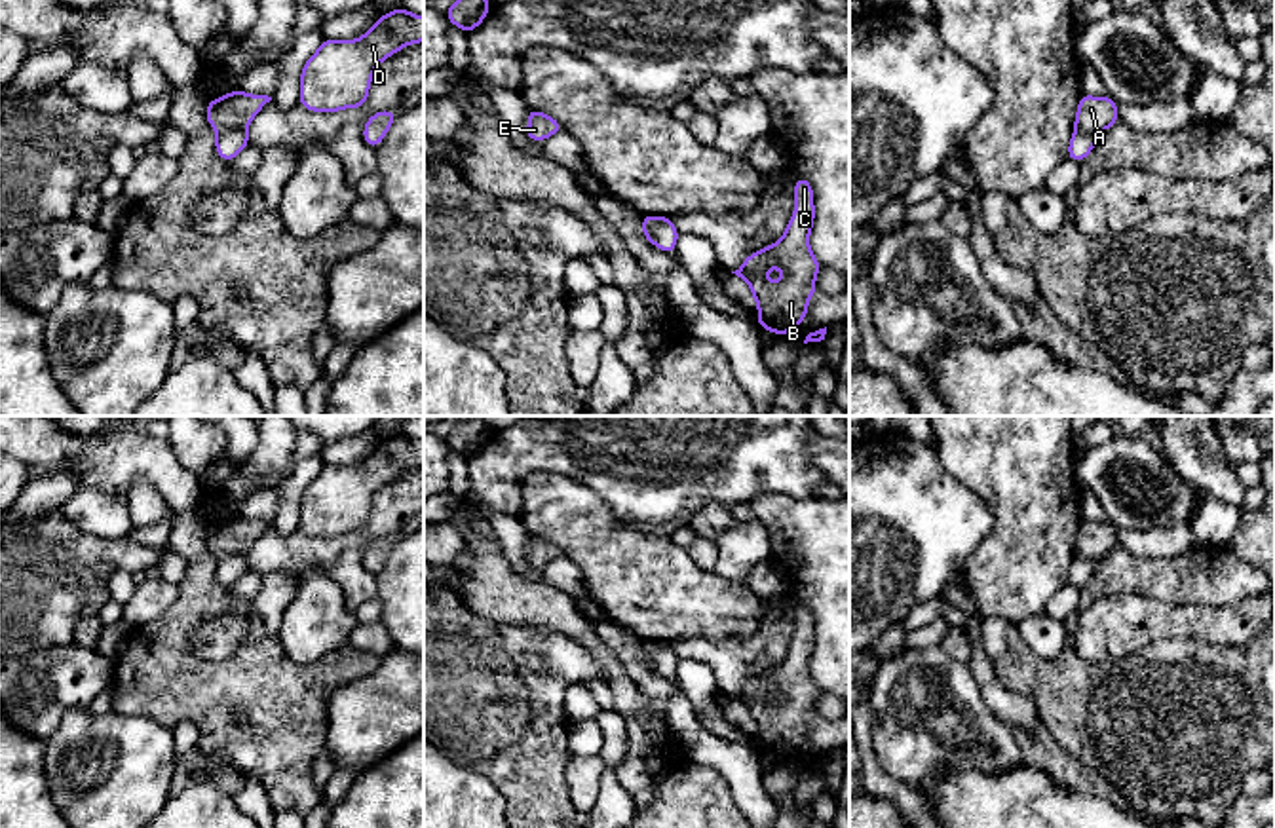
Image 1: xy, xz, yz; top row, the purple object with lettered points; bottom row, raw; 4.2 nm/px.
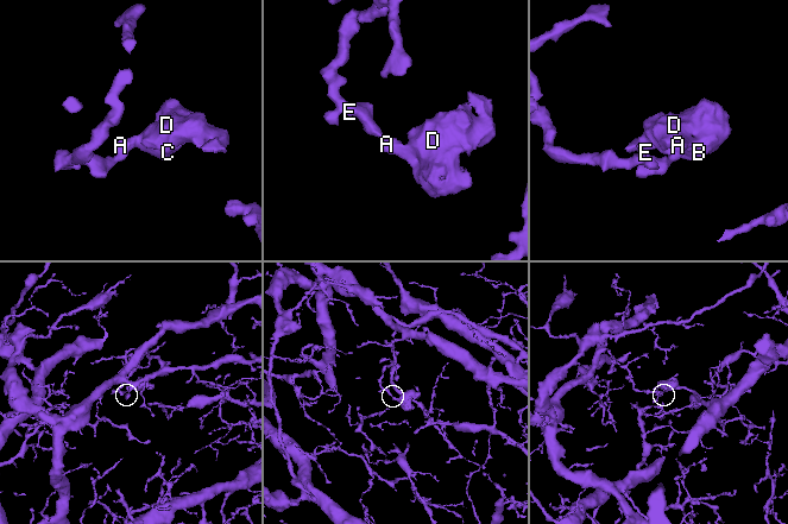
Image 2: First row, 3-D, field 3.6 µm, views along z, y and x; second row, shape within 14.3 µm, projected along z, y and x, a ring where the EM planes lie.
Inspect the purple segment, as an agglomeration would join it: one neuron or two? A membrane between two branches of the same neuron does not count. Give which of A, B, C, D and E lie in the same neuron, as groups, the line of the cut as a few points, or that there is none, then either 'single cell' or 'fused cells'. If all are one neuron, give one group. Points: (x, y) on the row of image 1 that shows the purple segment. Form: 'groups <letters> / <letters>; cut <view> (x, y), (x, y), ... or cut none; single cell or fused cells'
groups A B C D / E; cut xy (246, 128), (230, 128), (219, 133); fused cells

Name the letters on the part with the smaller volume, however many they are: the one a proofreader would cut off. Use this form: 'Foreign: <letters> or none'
Foreign: A, B, C, D

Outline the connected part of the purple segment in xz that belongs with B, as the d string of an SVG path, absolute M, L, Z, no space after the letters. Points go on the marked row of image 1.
M796 177L794 196L794 213L781 239L749 254L741 268L732 272L751 287L758 308L758 327L775 332L779 338L806 319L809 296L819 291L815 287L815 275L823 268L809 249L809 234L815 220L813 188L809 180Z

